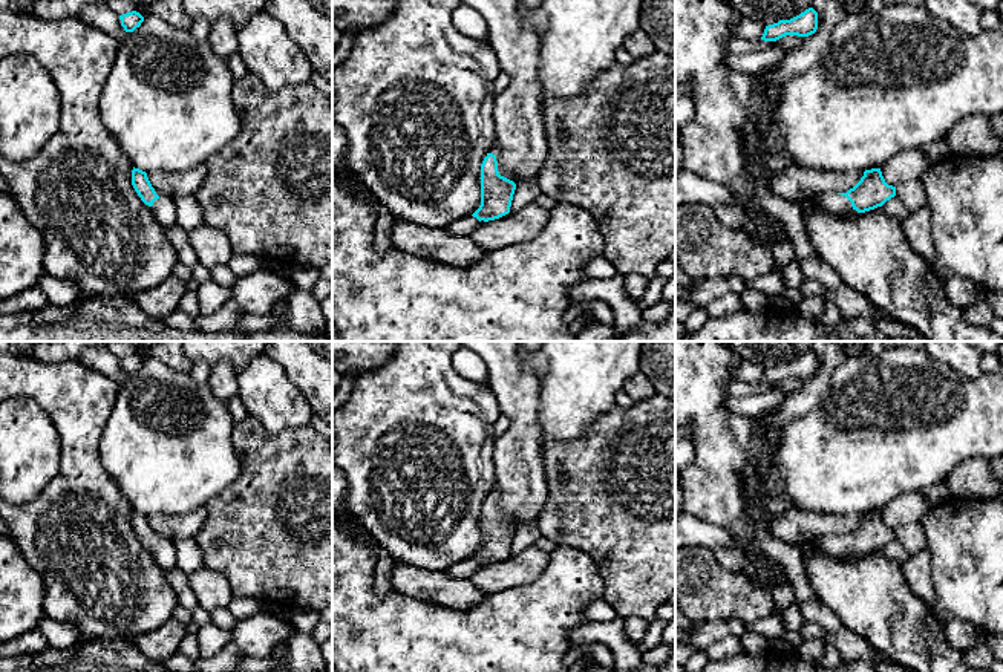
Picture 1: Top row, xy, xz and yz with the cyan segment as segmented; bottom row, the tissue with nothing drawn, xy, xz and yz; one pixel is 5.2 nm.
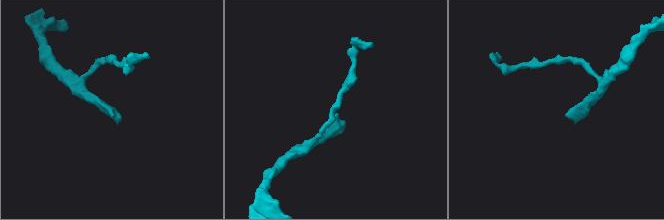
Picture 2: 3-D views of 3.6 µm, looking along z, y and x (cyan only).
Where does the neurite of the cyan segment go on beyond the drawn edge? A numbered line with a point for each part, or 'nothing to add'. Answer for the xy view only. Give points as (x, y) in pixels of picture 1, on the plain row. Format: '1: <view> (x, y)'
1: xy (164, 553)

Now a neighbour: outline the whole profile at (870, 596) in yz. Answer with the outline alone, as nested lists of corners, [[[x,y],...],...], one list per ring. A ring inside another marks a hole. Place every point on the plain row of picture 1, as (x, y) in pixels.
[[[805,540],[796,548],[815,599],[830,608],[838,618],[867,638],[887,660],[914,672],[989,672],[969,666],[963,651],[951,646],[945,635],[945,623],[913,592],[902,565],[887,559],[880,550],[848,560],[835,560],[819,548],[821,540]]]

